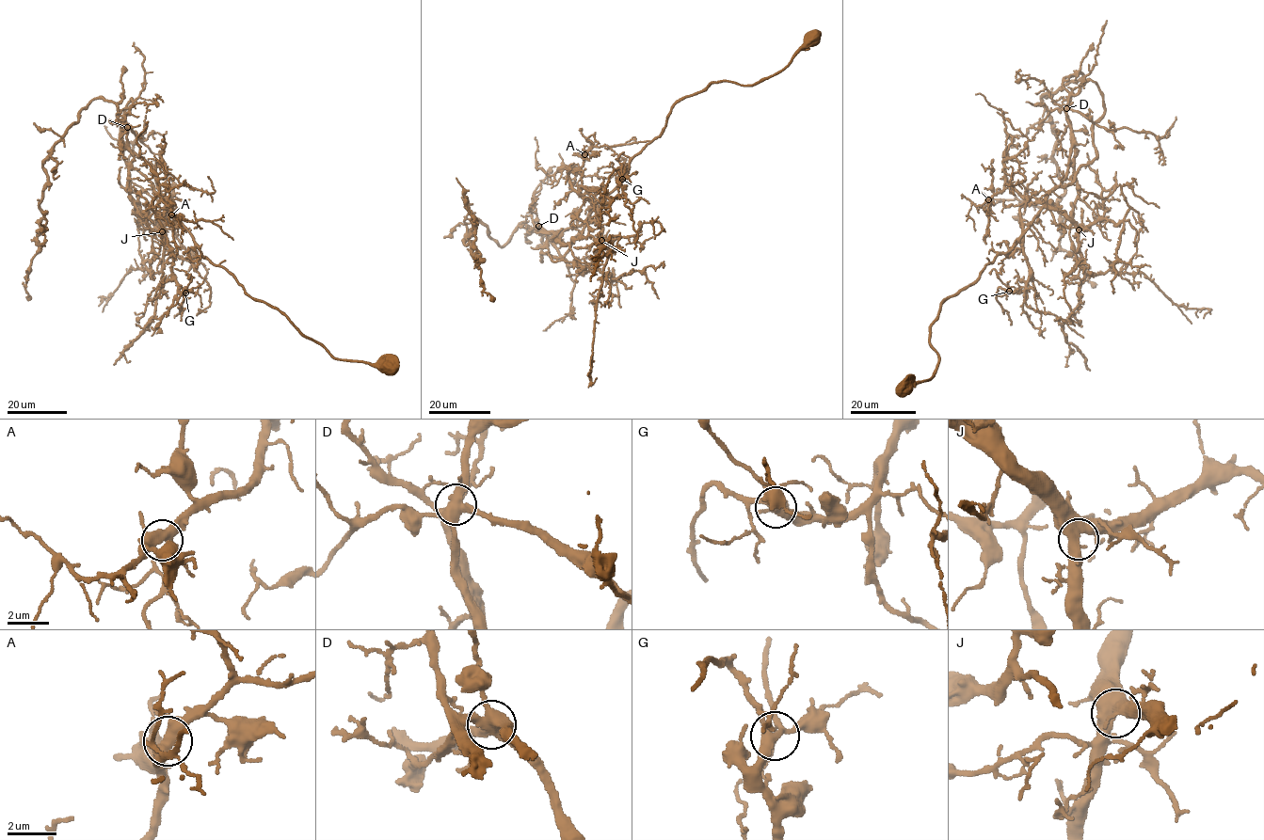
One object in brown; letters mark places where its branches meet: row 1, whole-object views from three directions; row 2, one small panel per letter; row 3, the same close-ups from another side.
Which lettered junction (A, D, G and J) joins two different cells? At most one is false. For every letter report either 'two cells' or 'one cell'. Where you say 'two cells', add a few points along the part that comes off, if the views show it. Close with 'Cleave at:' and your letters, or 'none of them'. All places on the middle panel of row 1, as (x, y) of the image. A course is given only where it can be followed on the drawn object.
A: one cell
D: one cell
G: one cell
J: one cell
Cleave at: none of them

